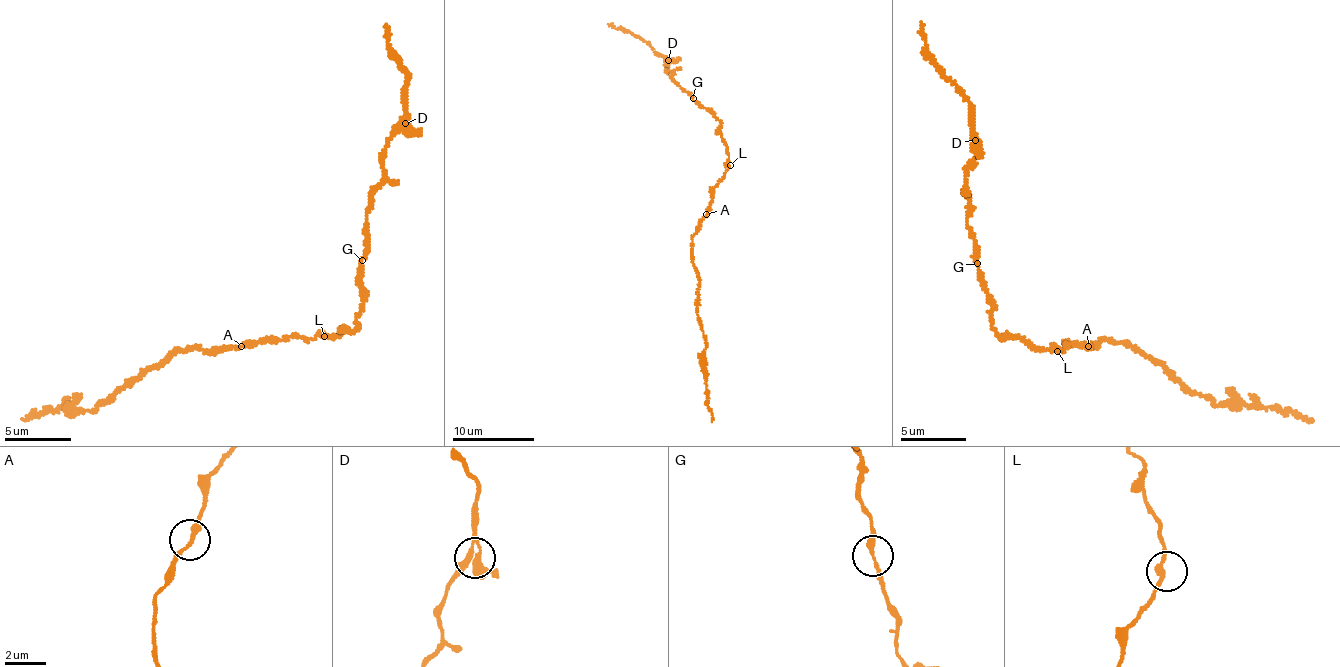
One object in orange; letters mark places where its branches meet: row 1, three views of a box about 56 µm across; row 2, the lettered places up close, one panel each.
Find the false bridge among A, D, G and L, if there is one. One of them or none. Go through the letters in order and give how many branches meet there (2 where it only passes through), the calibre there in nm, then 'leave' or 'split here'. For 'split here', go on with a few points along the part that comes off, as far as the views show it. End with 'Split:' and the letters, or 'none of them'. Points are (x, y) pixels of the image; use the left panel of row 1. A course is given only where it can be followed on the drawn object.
A: branches 2; calibre 220 nm; leave
D: branches 4; calibre 360 nm; leave
G: branches 2; calibre 160 nm; leave
L: branches 2; calibre 240 nm; leave
Split: none of them

